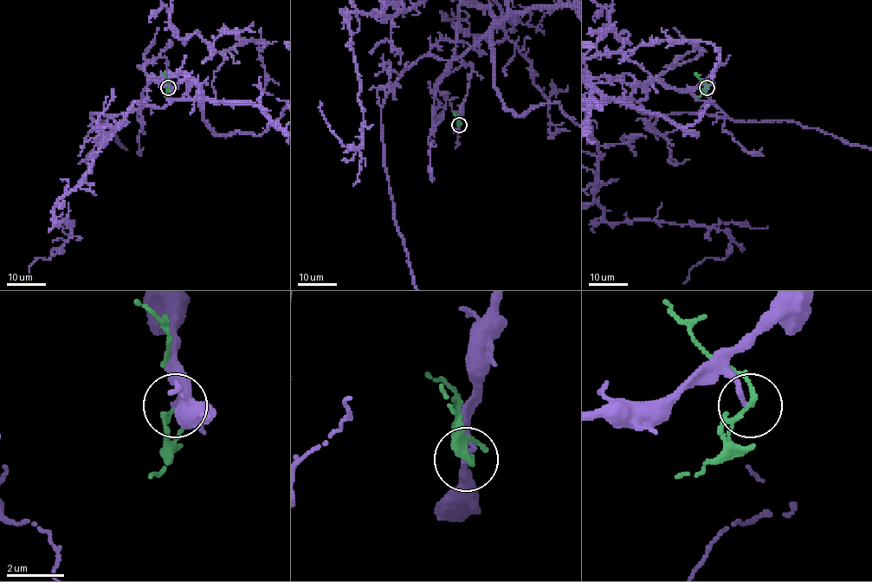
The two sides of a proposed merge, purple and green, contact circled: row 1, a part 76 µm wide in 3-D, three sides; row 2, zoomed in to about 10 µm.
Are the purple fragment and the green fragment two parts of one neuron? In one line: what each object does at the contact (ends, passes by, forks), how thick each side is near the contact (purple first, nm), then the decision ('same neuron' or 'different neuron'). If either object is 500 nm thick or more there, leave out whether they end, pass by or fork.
purple ends there; green passes by; 150 nm thick on the purple side, 140 nm on the other; different neuron

